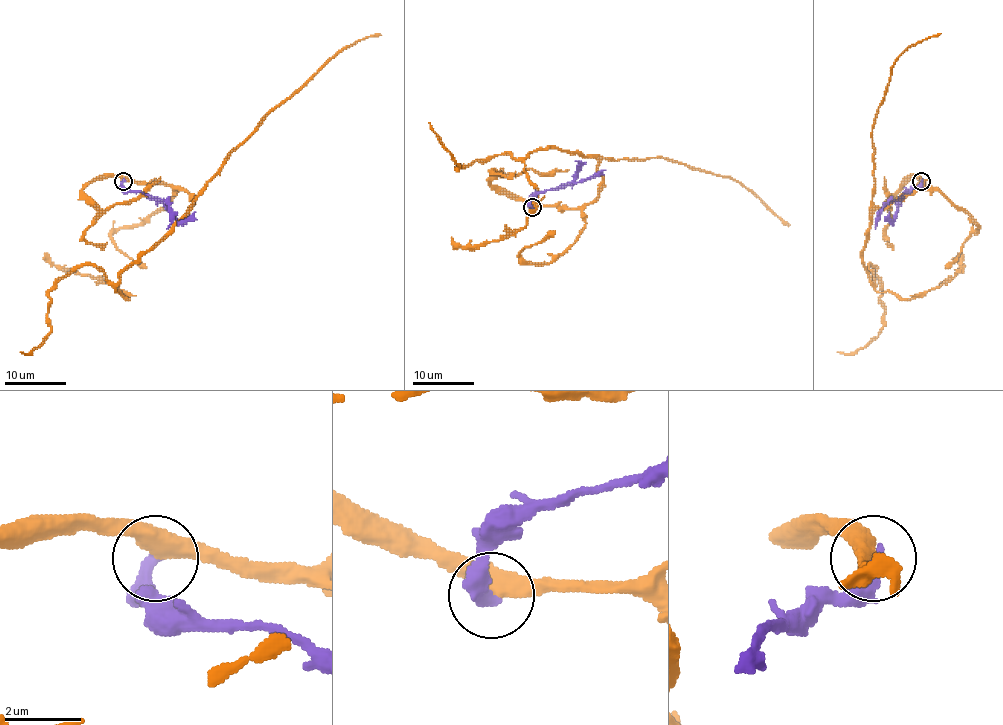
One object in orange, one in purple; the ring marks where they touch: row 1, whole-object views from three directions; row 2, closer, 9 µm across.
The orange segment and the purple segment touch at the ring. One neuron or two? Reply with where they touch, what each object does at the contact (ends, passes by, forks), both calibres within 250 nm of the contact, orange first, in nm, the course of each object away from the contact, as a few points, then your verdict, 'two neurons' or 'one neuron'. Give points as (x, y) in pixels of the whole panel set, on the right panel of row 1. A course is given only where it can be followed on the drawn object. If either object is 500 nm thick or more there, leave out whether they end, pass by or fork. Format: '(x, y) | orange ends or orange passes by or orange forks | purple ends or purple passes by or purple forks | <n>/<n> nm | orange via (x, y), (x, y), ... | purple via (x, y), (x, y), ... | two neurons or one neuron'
(921, 181) | orange passes by | purple ends | 480/400 nm | orange via (921, 181), (871, 216), (863, 267), (872, 283), (869, 265), (880, 280), (881, 332), (855, 352), (837, 352) | purple via (921, 181), (901, 196), (893, 221), (884, 219) | two neurons

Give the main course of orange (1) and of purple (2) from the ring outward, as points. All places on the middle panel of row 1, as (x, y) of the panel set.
1: (532, 206), (588, 205), (602, 182), (598, 161), (537, 148), (524, 158), (489, 156), (456, 170), (428, 123)
2: (532, 206), (531, 202), (540, 193), (587, 179), (605, 170)

